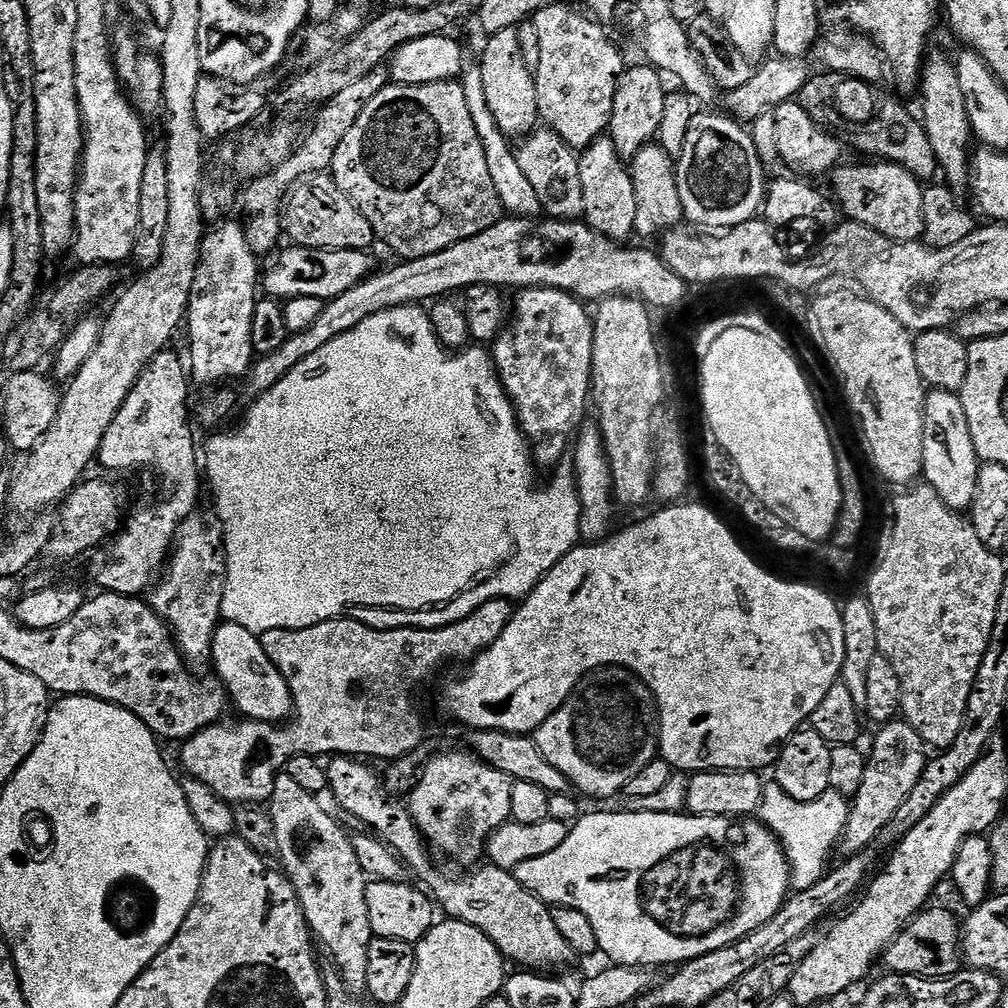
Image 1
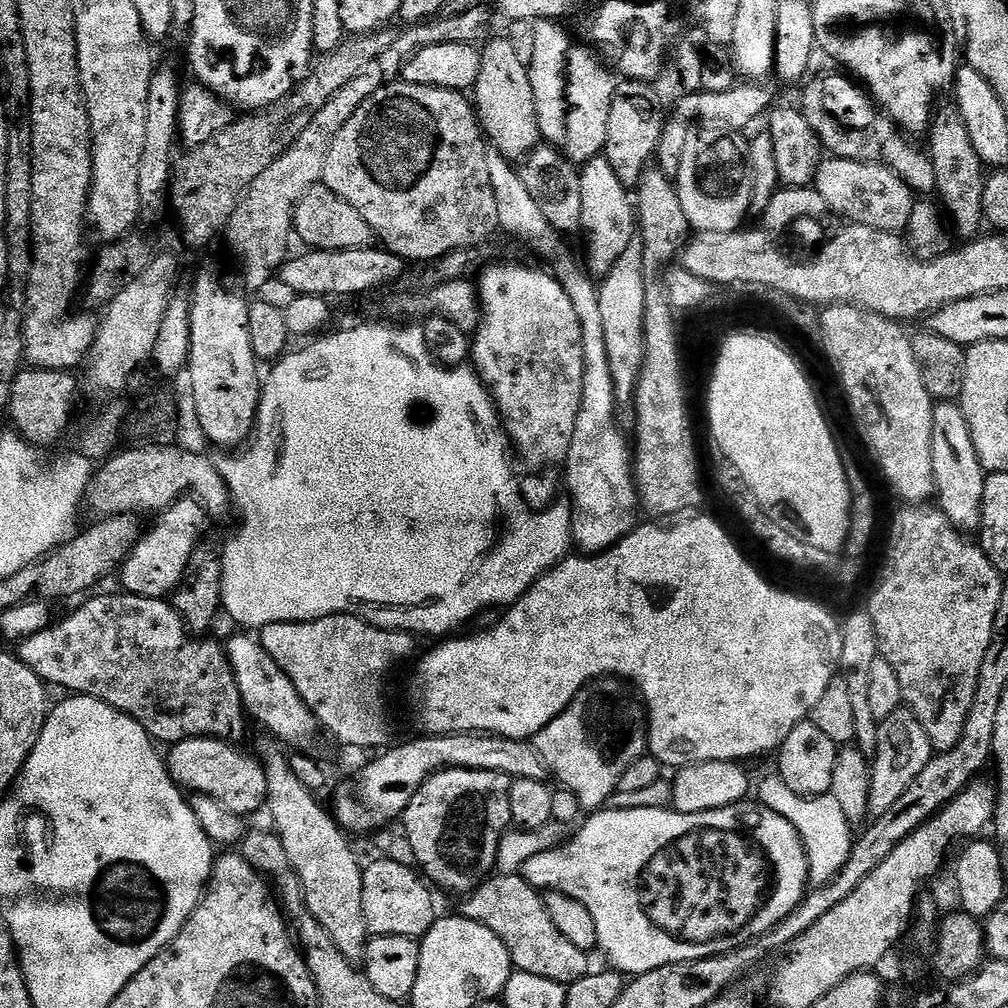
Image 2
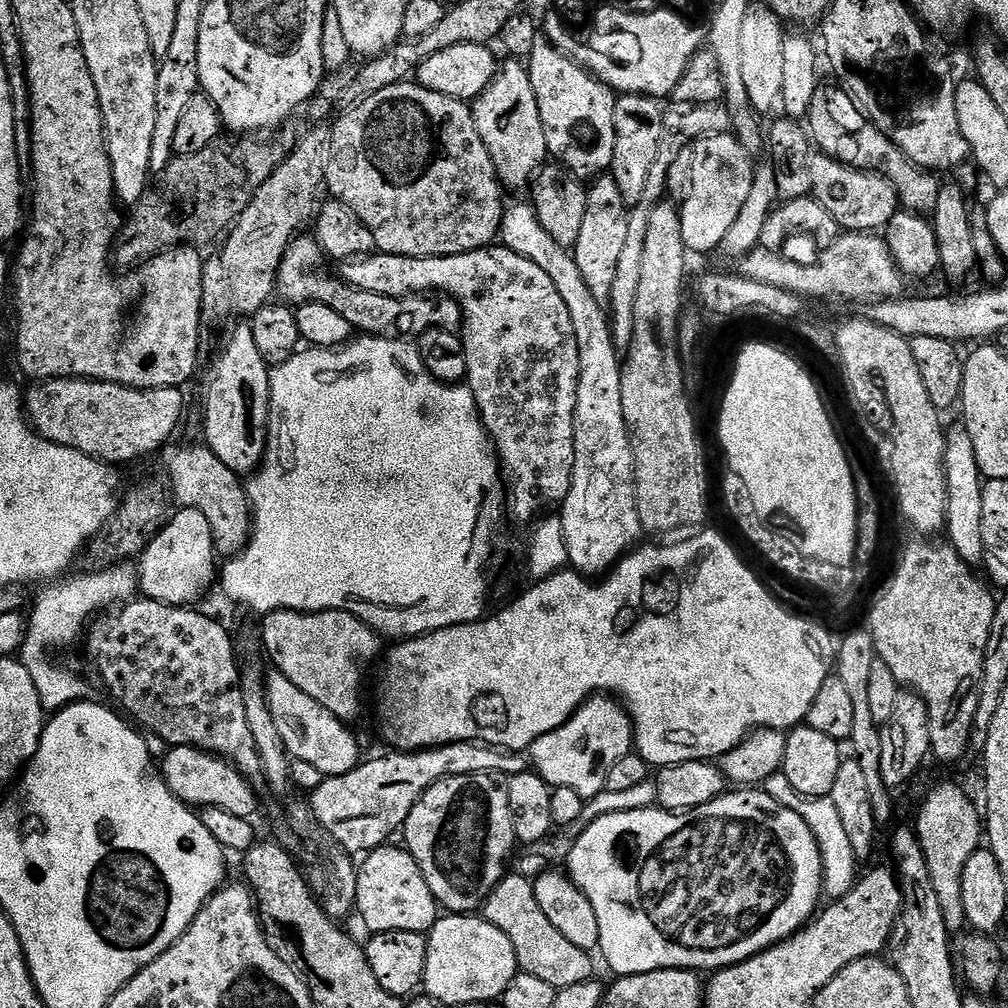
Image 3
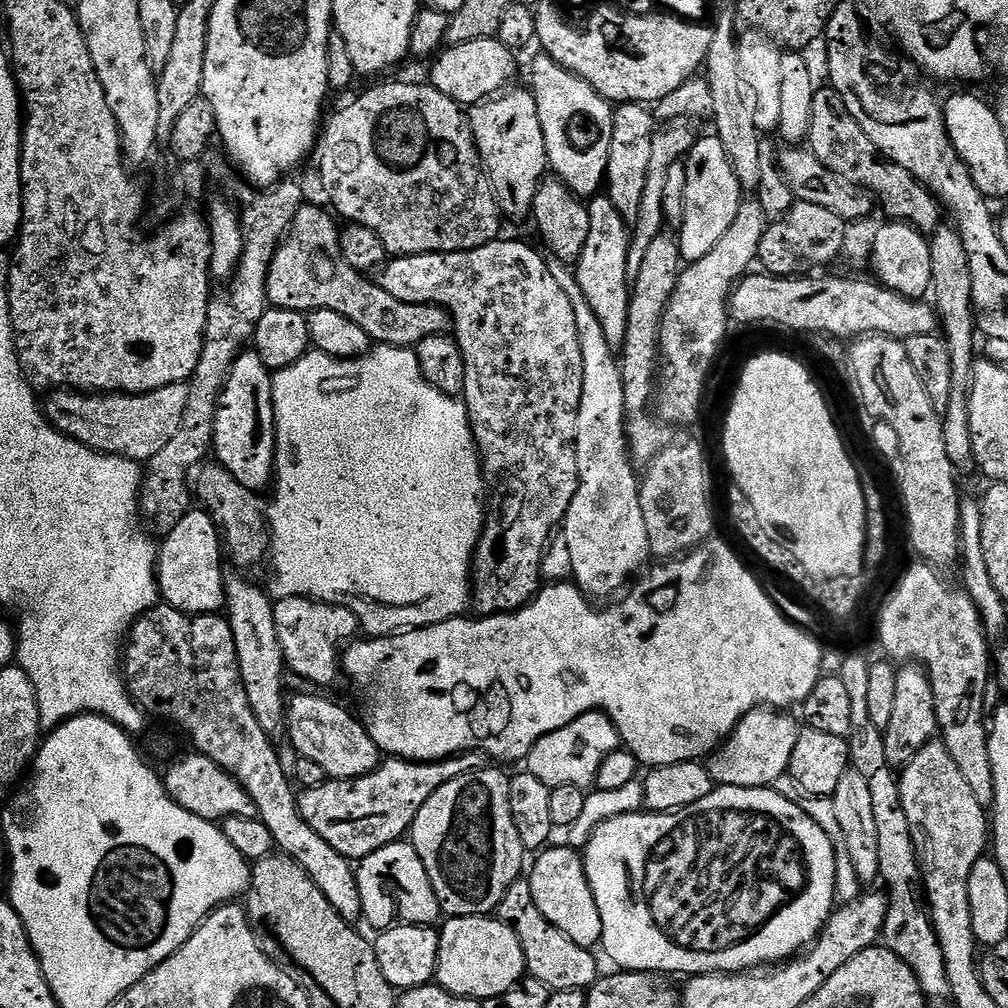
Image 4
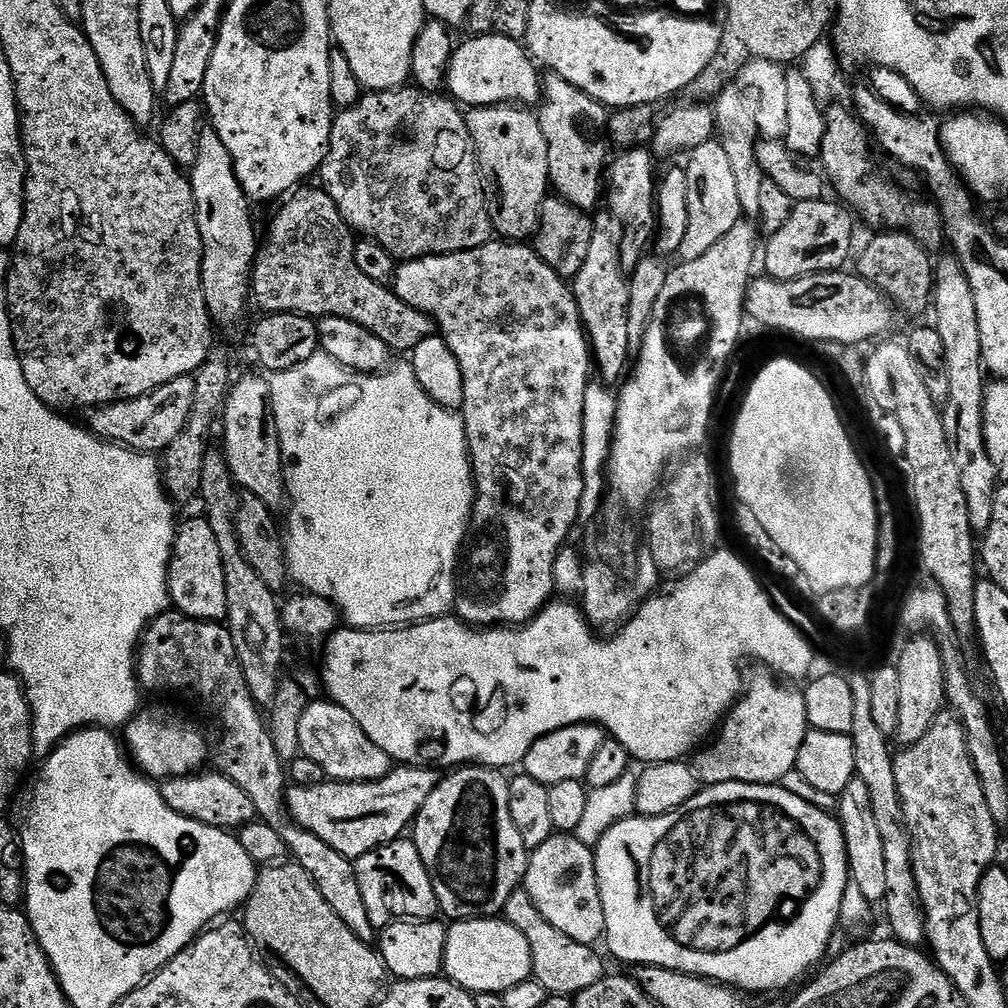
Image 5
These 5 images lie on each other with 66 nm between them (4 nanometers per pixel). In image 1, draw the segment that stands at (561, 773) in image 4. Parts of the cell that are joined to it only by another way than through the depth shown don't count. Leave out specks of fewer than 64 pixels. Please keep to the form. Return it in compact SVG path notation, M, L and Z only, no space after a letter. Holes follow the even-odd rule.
M595 668L581 678L566 703L542 722L534 739L546 762L562 770L577 793L619 797L630 778L646 762L657 759L660 710L652 691L630 669Z

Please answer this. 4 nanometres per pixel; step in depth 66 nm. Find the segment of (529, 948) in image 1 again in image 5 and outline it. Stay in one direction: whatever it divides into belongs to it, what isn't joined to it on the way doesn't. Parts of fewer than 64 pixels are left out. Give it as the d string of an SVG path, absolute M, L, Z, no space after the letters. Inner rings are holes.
M523 886L516 888L510 898L506 898L506 906L502 918L510 926L522 930L522 938L530 942L532 955L532 976L553 996L575 998L582 990L590 990L594 982L598 982L606 975L604 960L595 951L593 945L574 942L574 938L566 938L562 930L554 930L546 918L534 906L530 894Z

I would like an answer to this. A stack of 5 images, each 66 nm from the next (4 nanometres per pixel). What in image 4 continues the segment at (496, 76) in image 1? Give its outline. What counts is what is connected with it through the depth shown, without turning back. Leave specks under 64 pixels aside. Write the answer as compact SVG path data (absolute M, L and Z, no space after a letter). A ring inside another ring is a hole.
M524 87L507 92L471 105L470 123L480 151L480 163L492 183L492 195L501 213L505 217L527 217L534 194L549 171L546 138L542 138L542 122L538 122L538 106L531 91Z

